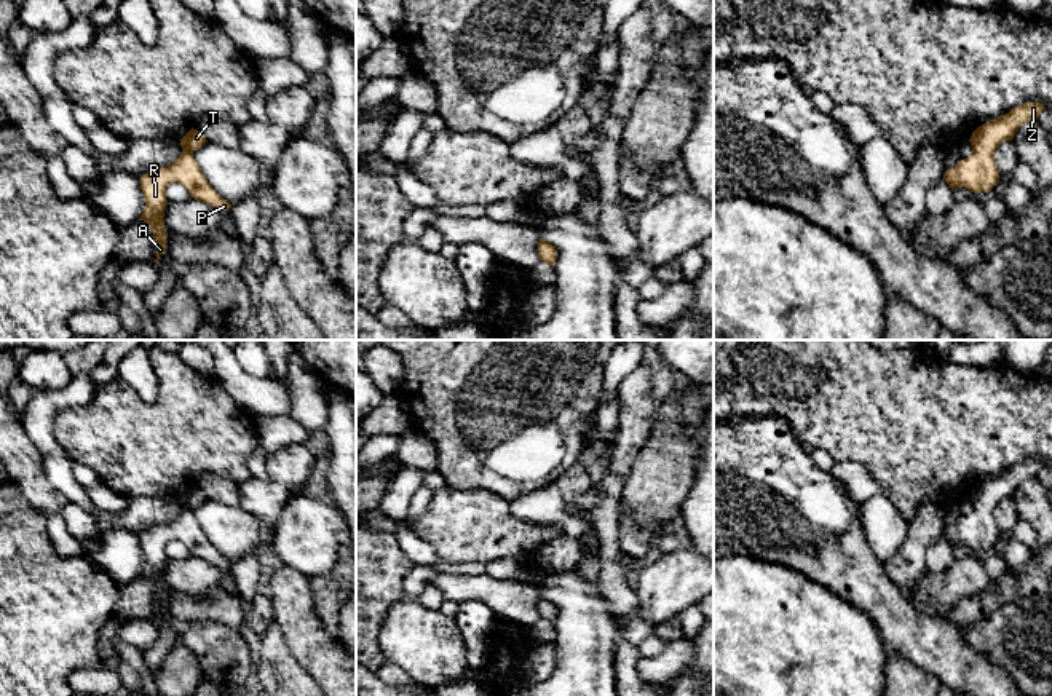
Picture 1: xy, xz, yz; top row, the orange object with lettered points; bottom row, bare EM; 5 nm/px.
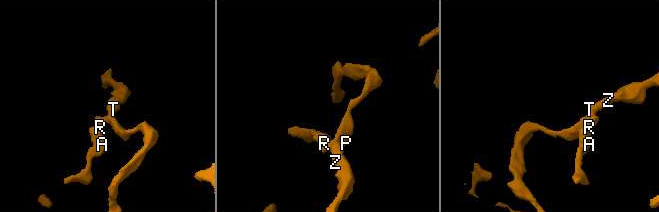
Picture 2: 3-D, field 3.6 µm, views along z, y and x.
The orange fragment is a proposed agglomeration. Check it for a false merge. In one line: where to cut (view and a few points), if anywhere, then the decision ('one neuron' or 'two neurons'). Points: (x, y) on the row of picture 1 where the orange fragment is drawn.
cut none; one neuron

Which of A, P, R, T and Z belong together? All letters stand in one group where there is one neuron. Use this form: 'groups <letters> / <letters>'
groups A P R T Z

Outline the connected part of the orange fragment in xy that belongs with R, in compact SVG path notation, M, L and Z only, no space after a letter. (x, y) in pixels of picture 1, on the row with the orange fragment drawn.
M190 129L182 139L180 156L168 168L160 168L145 172L140 179L140 188L144 193L145 209L139 220L150 225L156 246L158 263L161 254L166 254L166 238L164 230L164 206L166 206L166 187L172 182L184 185L192 198L211 204L220 211L228 211L231 208L208 182L201 168L193 158L193 152L204 145L208 140L204 134L198 129Z

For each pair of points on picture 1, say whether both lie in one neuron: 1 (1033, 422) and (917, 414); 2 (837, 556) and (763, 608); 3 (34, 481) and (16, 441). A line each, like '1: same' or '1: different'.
1: same
2: different
3: same

